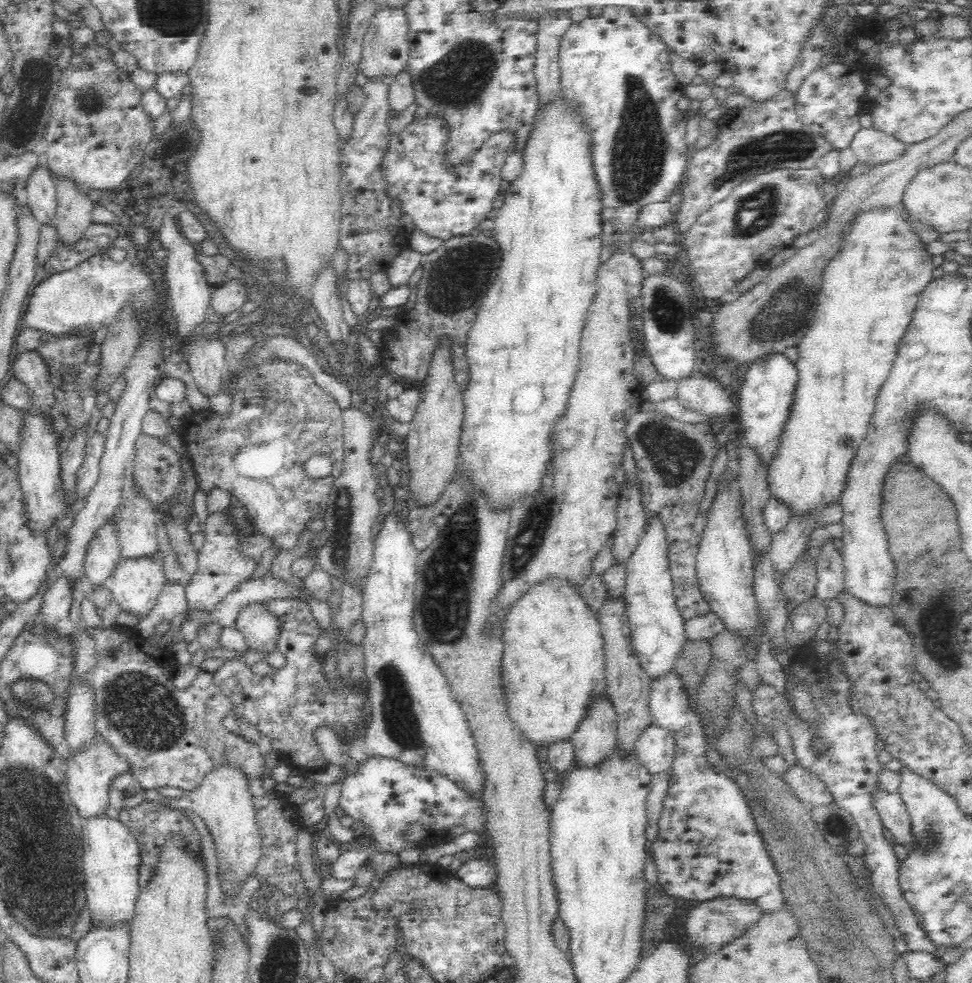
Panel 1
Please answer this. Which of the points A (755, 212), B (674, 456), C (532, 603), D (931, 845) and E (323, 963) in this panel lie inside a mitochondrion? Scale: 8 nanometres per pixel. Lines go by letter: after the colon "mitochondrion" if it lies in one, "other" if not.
A: mitochondrion
B: mitochondrion
C: other
D: mitochondrion
E: other

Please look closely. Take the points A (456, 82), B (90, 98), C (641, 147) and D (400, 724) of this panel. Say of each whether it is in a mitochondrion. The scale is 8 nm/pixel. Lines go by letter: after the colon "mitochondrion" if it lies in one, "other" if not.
A: mitochondrion
B: mitochondrion
C: mitochondrion
D: mitochondrion

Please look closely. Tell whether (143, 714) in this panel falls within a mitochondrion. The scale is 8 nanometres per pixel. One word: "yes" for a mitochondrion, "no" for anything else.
yes

